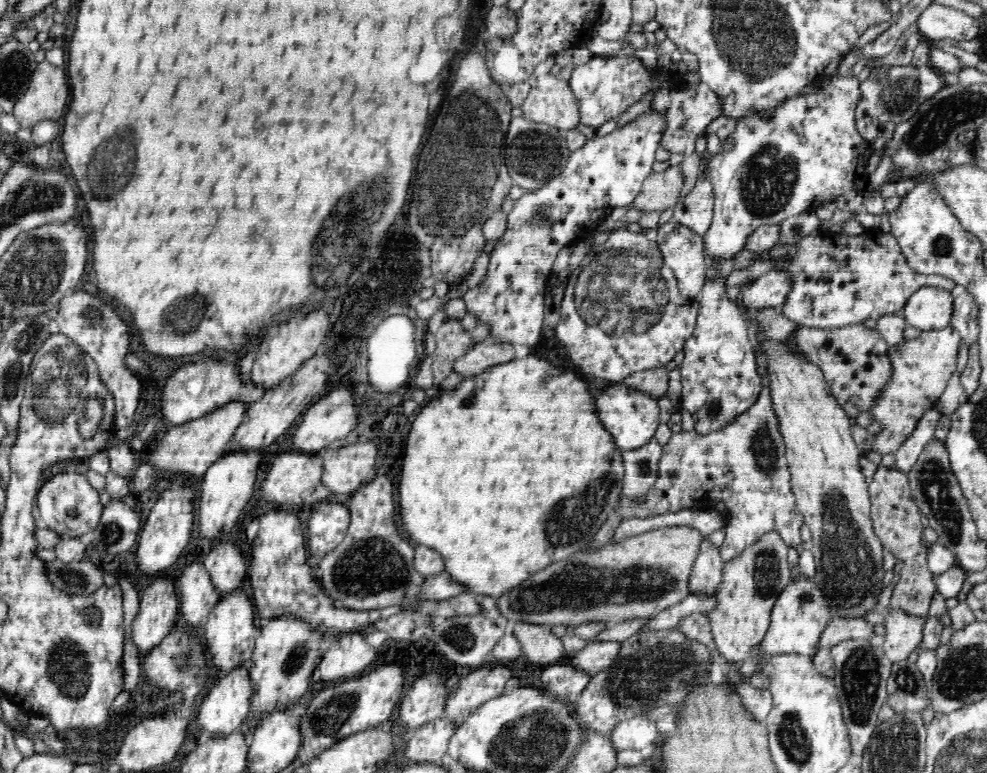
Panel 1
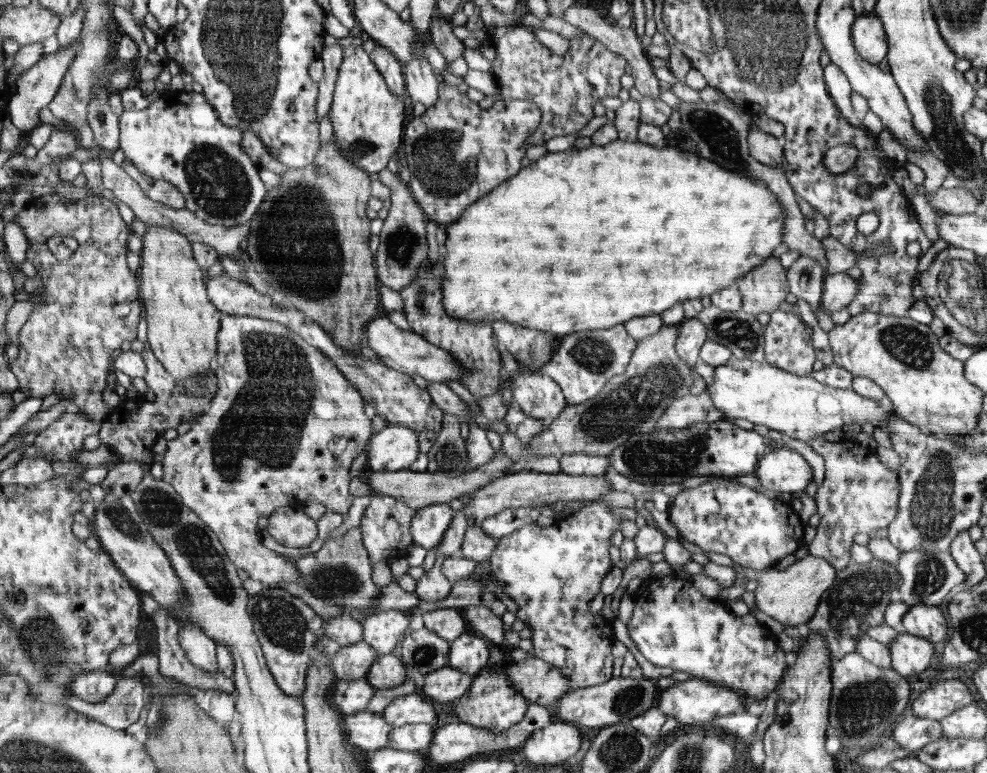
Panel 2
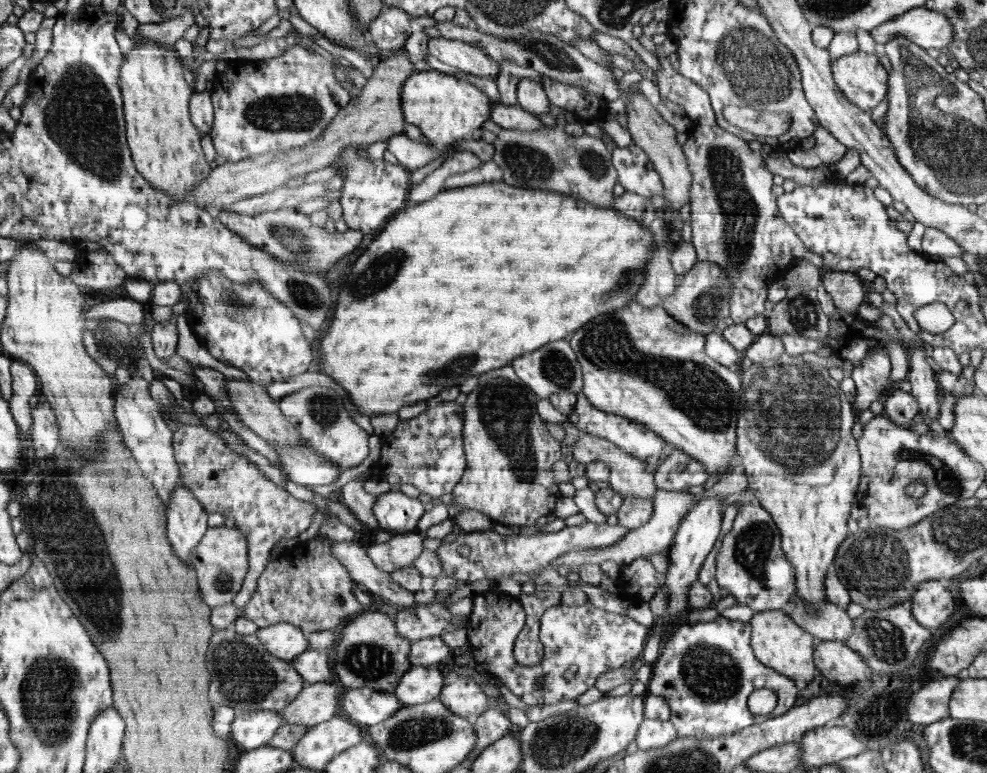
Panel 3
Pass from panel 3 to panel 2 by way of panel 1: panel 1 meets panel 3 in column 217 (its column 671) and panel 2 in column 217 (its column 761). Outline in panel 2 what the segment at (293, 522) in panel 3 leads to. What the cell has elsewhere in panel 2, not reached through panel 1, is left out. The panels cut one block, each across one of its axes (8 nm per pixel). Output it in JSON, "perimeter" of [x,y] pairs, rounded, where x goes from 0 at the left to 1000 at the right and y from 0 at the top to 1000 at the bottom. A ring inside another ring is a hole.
{"perimeter":[[[228,409],[225,413],[224,429],[221,433],[221,475],[217,477],[221,488],[221,507],[217,512],[216,521],[201,541],[188,560],[180,563],[175,569],[170,569],[170,581],[166,587],[164,621],[176,630],[179,639],[182,639],[184,648],[189,657],[199,662],[204,673],[213,680],[219,691],[223,705],[229,708],[229,714],[233,719],[233,726],[241,736],[251,741],[251,746],[258,752],[264,752],[268,759],[286,761],[284,753],[300,752],[308,753],[301,743],[299,727],[283,718],[266,704],[266,692],[261,684],[261,673],[265,668],[274,668],[285,656],[305,656],[314,648],[321,648],[335,661],[351,668],[358,651],[358,642],[353,635],[355,626],[355,604],[359,592],[367,587],[367,582],[377,565],[376,539],[372,533],[371,519],[355,497],[354,490],[341,475],[332,461],[328,461],[322,450],[312,445],[304,432],[296,429],[284,417],[278,414],[267,414],[267,411],[257,411],[257,409]]]}

